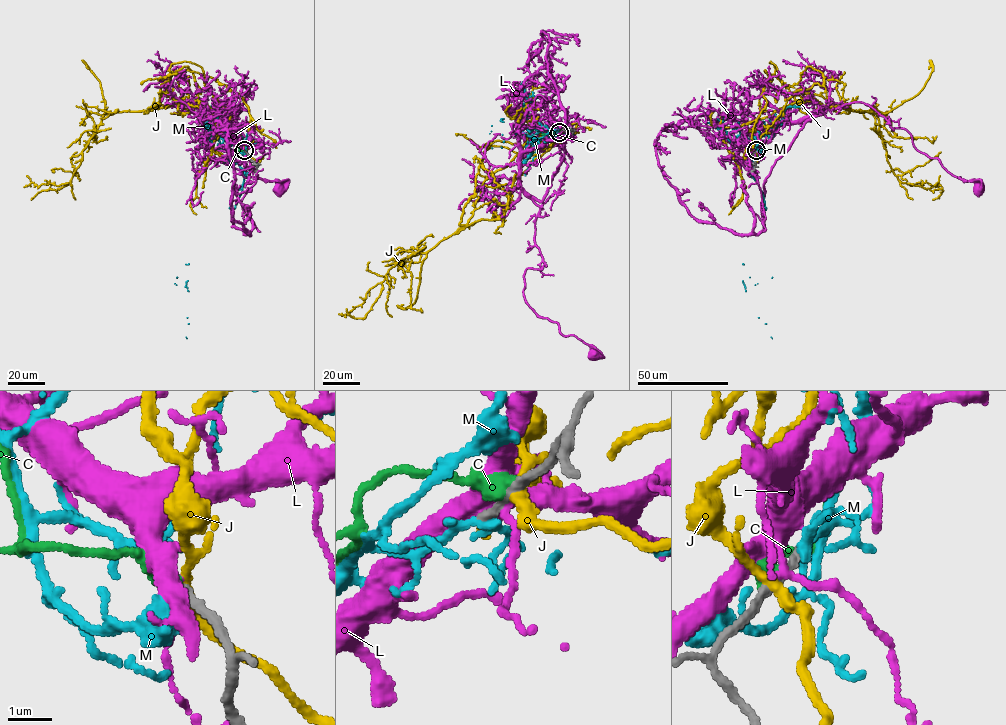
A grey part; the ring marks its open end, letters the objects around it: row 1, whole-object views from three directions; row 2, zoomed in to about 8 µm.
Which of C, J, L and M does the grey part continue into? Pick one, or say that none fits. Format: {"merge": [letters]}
{"merge": ["M"]}

